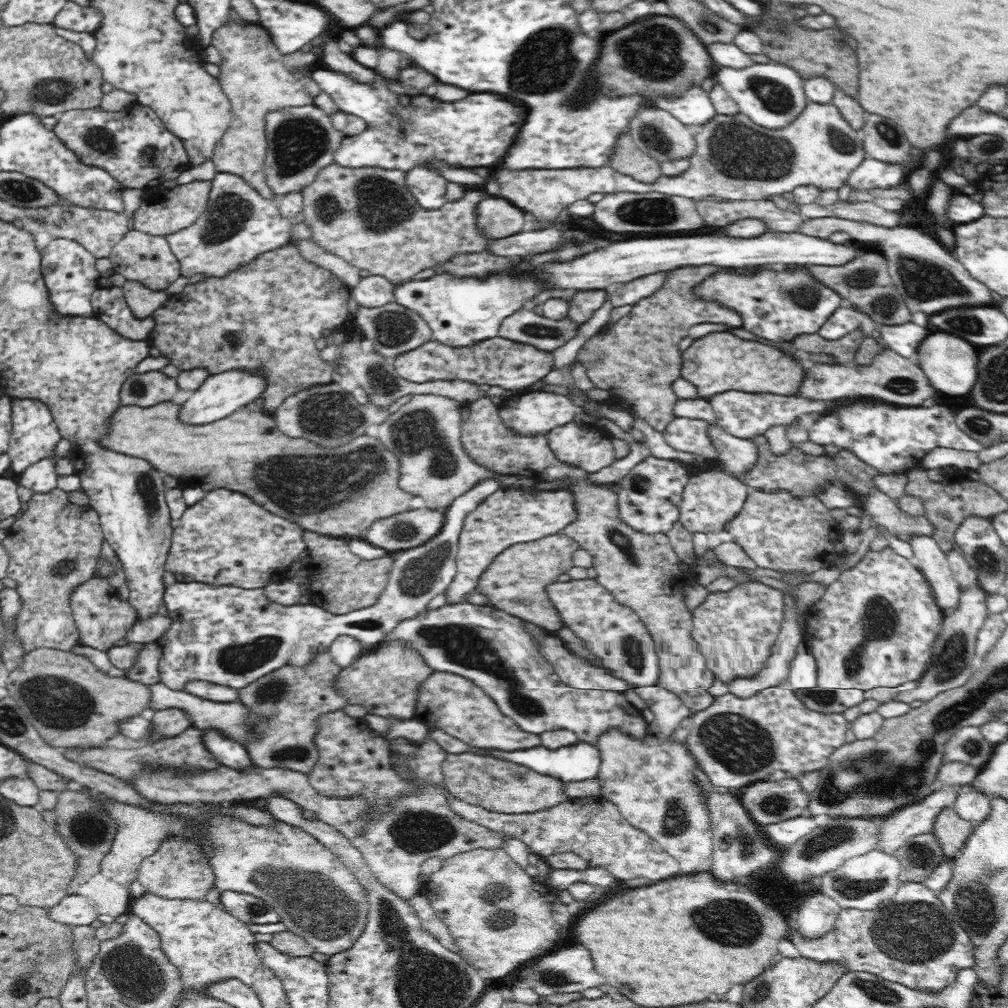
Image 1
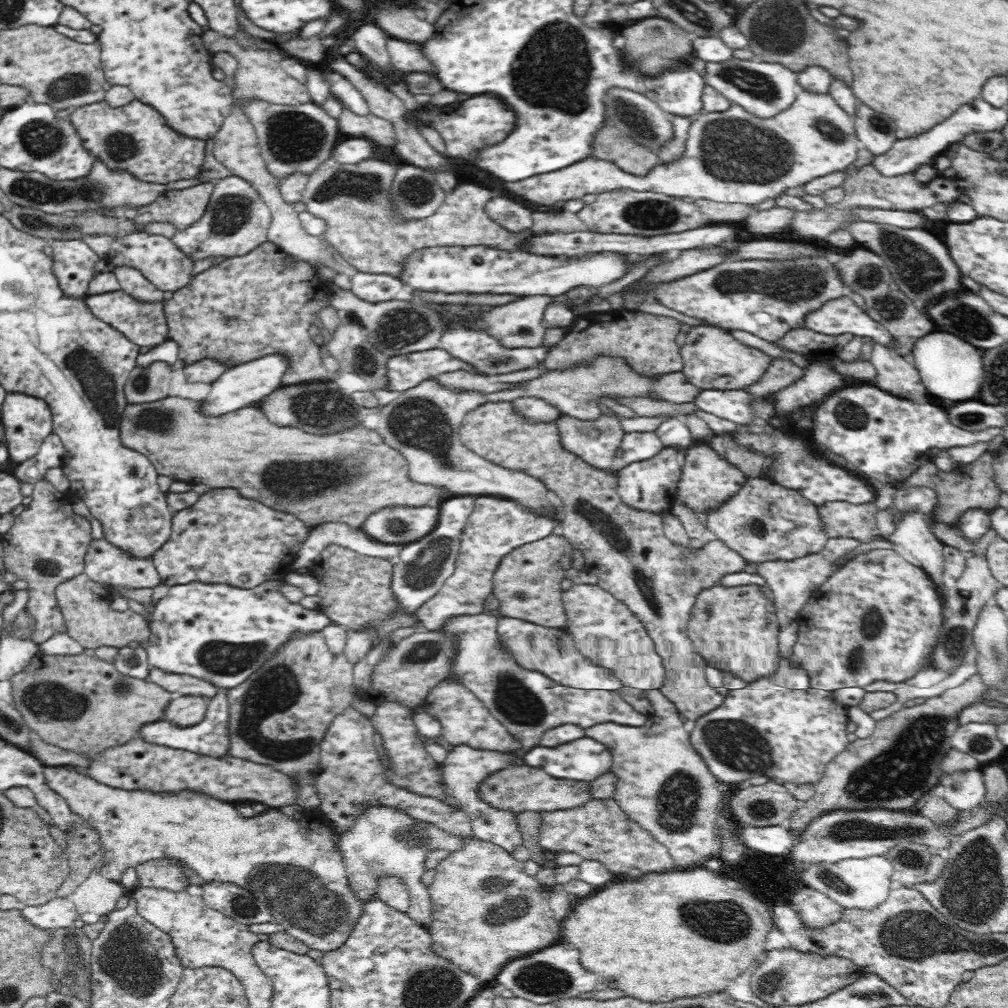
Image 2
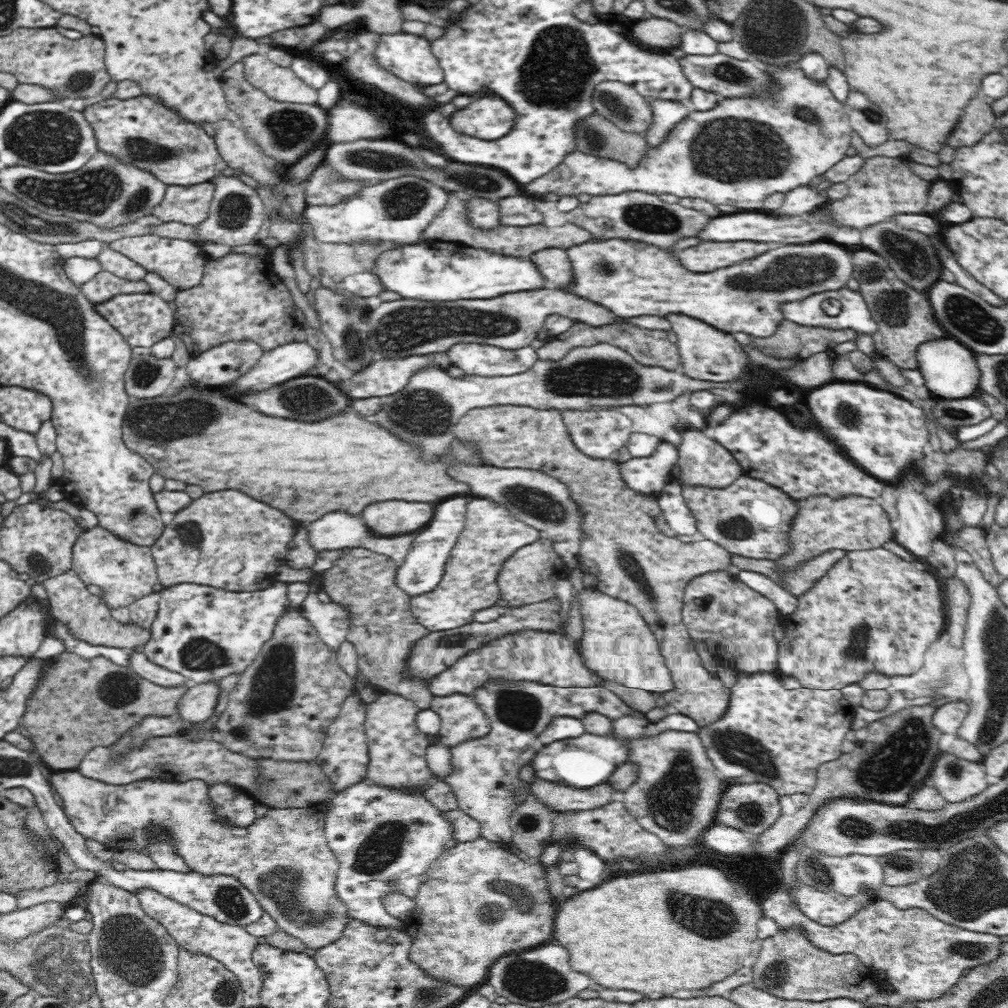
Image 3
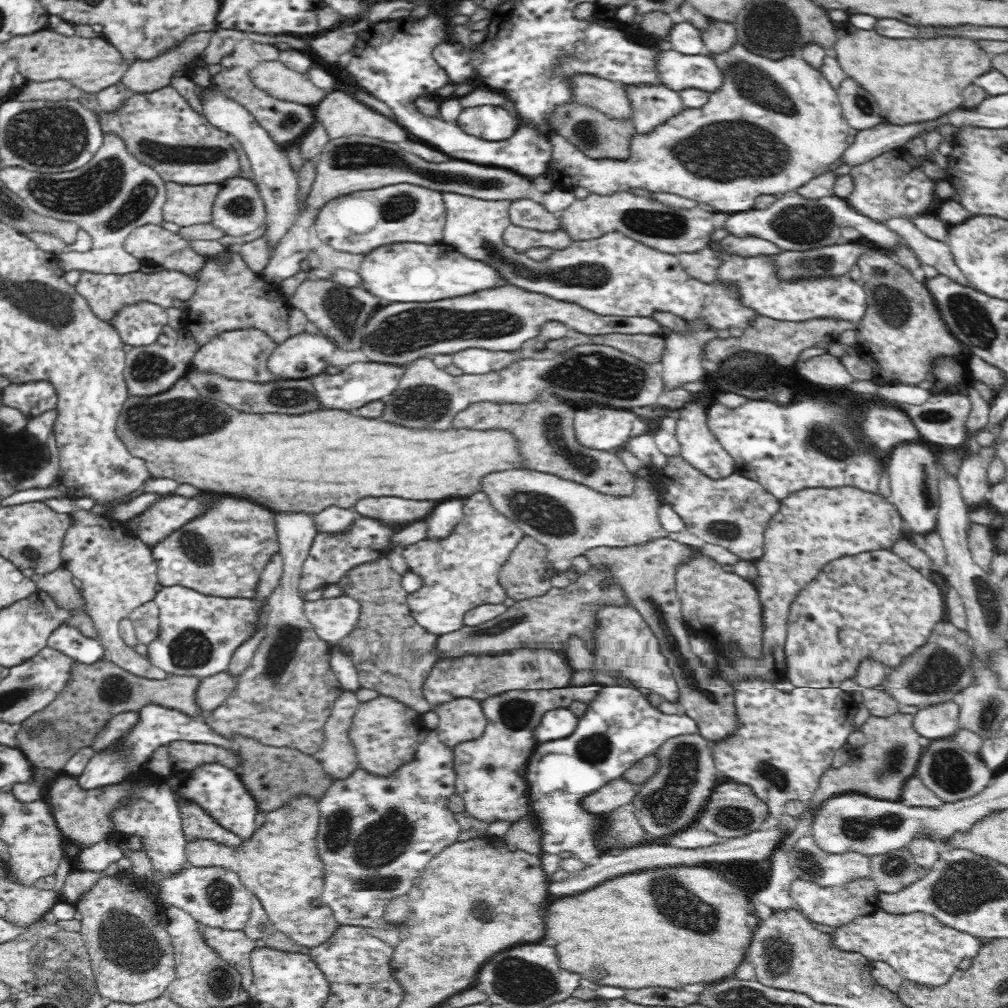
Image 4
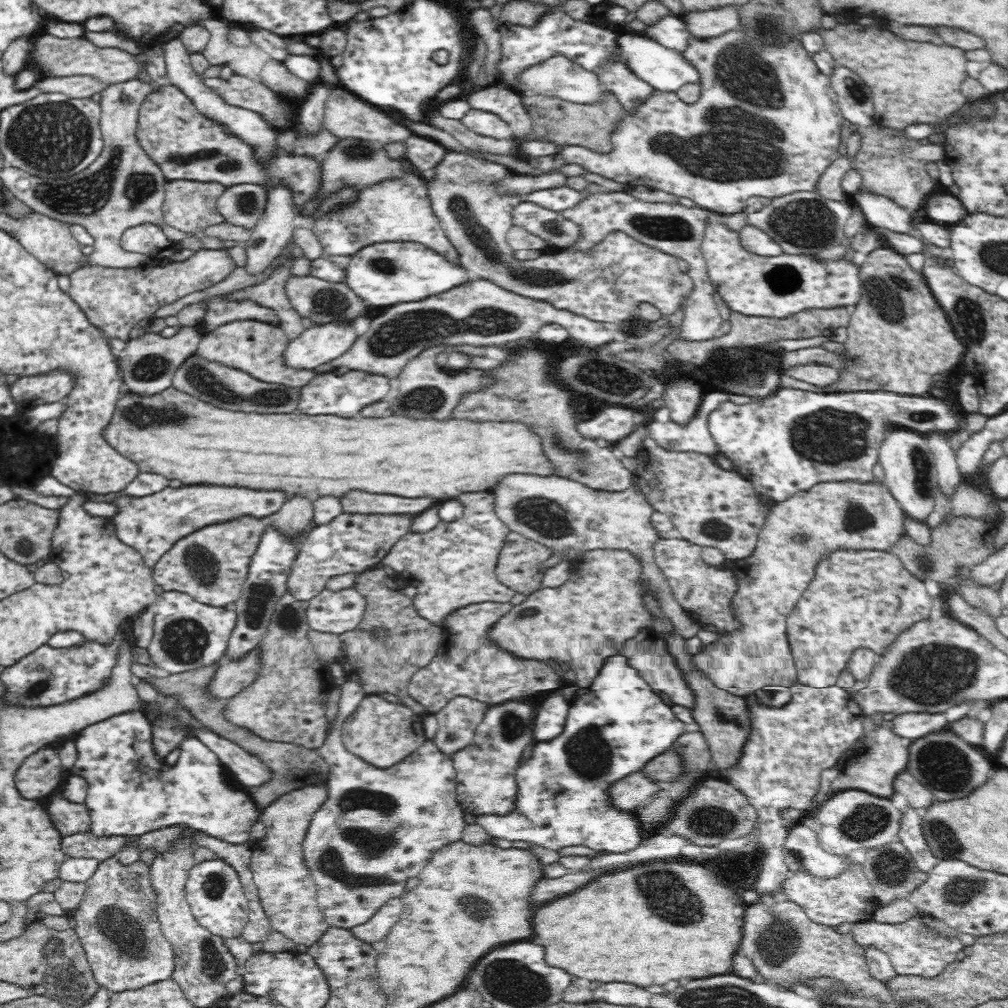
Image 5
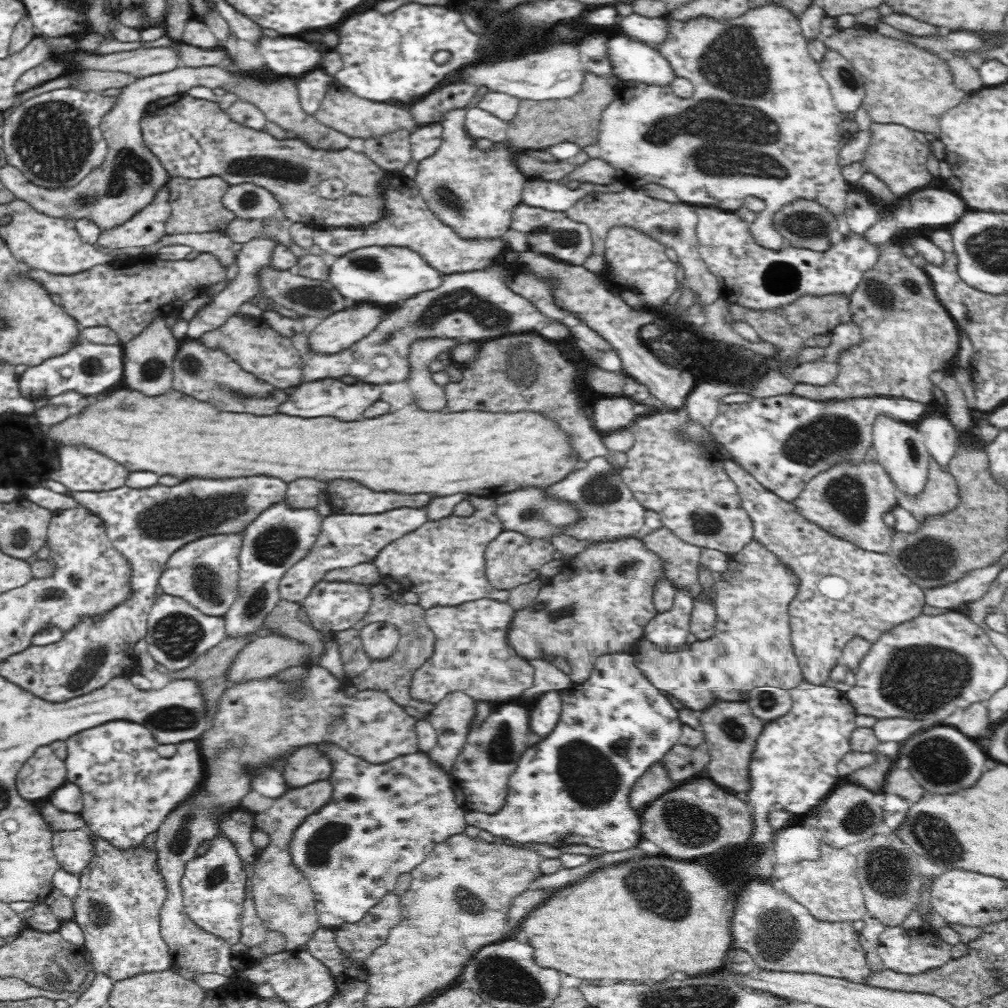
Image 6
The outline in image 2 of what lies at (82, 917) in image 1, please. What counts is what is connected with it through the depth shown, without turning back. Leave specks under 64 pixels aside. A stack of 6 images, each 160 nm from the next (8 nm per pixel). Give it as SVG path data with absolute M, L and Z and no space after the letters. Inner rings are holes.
M54 898L42 906L25 906L21 916L30 924L44 929L70 927L79 919L77 907L66 898Z

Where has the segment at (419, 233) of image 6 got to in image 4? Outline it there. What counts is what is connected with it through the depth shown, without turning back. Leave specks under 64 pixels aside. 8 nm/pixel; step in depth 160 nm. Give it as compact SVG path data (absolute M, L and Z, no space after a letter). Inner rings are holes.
M393 184L374 188L374 190L358 190L336 196L318 210L312 232L322 243L329 244L336 250L350 252L350 254L366 255L382 245L394 243L422 243L436 244L443 240L443 228L446 222L446 207L440 191L430 190L416 184Z

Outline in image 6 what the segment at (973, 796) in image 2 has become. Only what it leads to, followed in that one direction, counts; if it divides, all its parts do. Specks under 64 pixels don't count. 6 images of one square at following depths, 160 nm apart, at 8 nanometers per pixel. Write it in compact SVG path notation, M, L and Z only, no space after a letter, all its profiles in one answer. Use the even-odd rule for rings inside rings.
M936 726L936 728L922 730L912 735L901 744L898 754L906 756L910 760L908 770L926 791L950 794L950 792L958 792L962 788L974 786L978 782L978 778L982 776L982 772L988 770L984 766L986 754L972 740L950 726Z

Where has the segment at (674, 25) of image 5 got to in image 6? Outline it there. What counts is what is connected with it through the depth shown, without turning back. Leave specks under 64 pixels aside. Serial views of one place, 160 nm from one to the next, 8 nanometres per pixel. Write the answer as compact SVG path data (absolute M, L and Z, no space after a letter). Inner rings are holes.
M632 12L630 16L622 18L622 22L618 24L622 26L622 32L631 38L644 41L645 43L658 45L667 36L667 19L666 17L645 17Z

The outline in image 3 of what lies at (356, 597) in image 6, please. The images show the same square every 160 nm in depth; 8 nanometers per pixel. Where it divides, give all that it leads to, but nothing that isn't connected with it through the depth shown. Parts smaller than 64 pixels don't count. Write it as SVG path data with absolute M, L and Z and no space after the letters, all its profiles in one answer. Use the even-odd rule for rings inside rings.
M310 591L301 604L300 611L331 650L337 650L347 640L351 615L341 603L330 600L324 604L318 599L317 593Z

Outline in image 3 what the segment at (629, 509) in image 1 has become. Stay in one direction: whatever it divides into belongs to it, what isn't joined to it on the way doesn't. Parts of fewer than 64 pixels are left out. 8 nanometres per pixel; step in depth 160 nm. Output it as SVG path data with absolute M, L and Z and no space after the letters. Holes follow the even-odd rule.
M662 440L652 456L632 458L620 464L622 480L637 493L656 499L668 484L674 482L672 470L678 459L678 449Z

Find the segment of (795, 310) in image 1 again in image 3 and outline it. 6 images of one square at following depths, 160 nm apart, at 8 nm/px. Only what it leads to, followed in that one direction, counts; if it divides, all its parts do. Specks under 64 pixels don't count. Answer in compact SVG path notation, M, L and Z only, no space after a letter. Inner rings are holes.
M624 239L590 240L567 249L573 272L572 284L566 290L624 318L679 314L703 320L722 332L746 332L752 337L766 338L772 336L779 324L787 319L780 310L780 305L787 301L806 300L806 297L814 293L837 291L846 287L852 278L852 252L844 246L828 242L830 241L816 241L806 245L781 244L754 260L742 261L712 272L696 273L684 268L676 255L670 256L668 251L656 245L638 245L635 241Z

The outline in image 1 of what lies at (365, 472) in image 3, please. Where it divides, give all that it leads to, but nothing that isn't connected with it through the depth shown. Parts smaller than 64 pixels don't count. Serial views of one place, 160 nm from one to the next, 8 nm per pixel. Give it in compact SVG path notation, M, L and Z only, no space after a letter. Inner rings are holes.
M173 401L155 404L148 408L134 405L119 406L109 420L109 430L104 436L103 445L111 451L139 457L142 462L149 462L163 475L175 477L180 485L200 487L200 484L208 482L214 484L216 488L230 488L230 491L242 492L250 496L256 504L262 504L266 510L274 512L276 516L288 518L290 522L300 525L304 532L312 531L345 539L362 538L374 521L409 510L408 502L413 496L400 488L399 462L396 456L390 450L386 450L382 442L376 438L370 438L368 435L358 436L358 440L330 450L330 448L320 448L304 438L288 438L276 428L272 430L272 418L264 416L262 412L258 414L259 411L252 407L234 411L230 416L216 420L214 423L200 425L186 425L180 420L180 410L181 405L174 404Z

